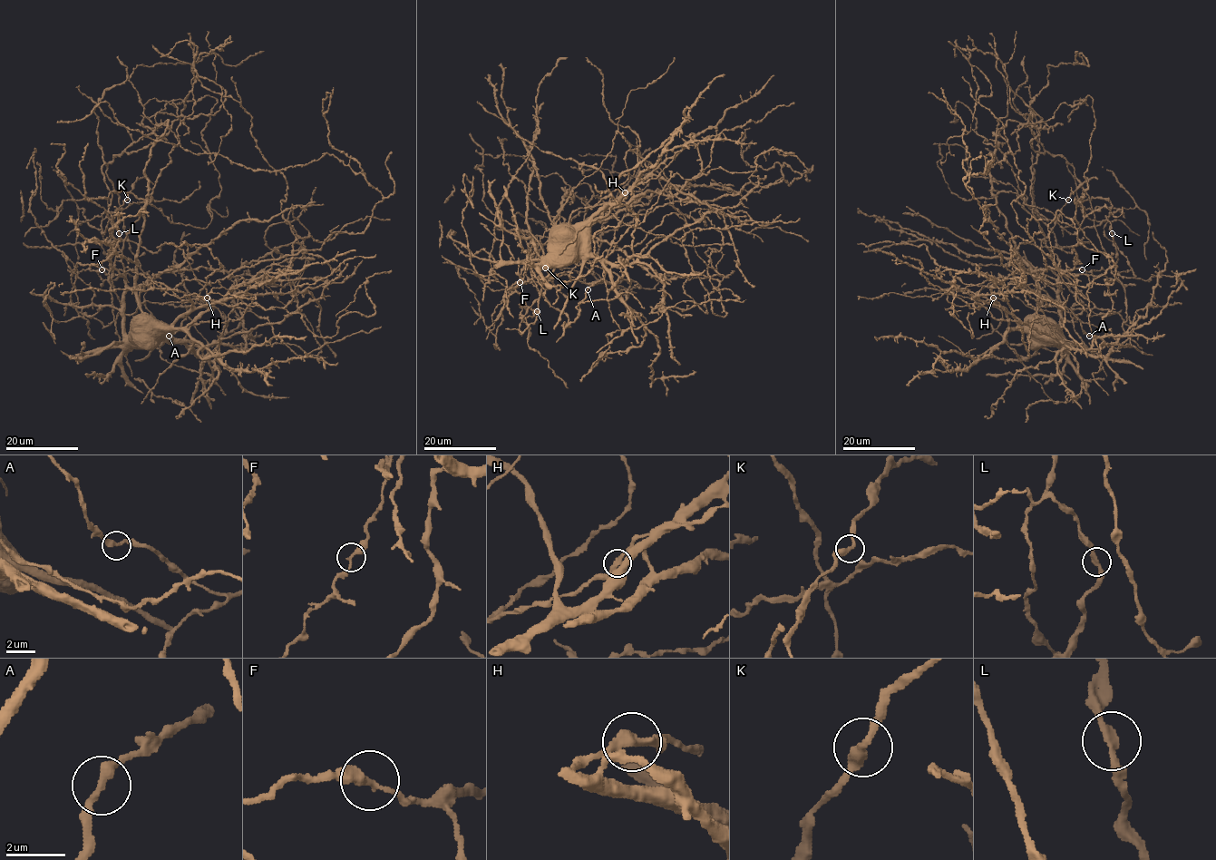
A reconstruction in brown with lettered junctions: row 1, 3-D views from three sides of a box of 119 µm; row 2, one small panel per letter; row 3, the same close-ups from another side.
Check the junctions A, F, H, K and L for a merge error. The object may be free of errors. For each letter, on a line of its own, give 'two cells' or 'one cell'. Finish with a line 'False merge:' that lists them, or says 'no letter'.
A: one cell
F: one cell
H: one cell
K: one cell
L: one cell
False merge: no letter

